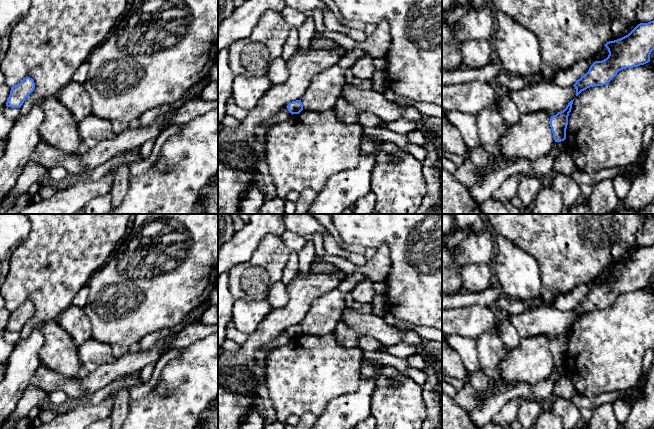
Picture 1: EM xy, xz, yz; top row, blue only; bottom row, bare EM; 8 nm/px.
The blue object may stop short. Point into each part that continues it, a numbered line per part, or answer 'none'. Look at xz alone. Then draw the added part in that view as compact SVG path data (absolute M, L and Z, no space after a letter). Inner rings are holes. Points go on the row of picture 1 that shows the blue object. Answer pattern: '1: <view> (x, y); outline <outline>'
none

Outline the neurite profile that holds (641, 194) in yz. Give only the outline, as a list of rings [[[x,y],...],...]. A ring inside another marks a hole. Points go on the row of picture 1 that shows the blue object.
[[[654,139],[644,163],[644,172],[633,182],[630,191],[622,200],[625,206],[640,211],[654,200]]]

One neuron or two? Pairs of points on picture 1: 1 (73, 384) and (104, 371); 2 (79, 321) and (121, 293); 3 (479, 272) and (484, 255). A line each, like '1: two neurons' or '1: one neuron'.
1: one neuron
2: two neurons
3: two neurons

